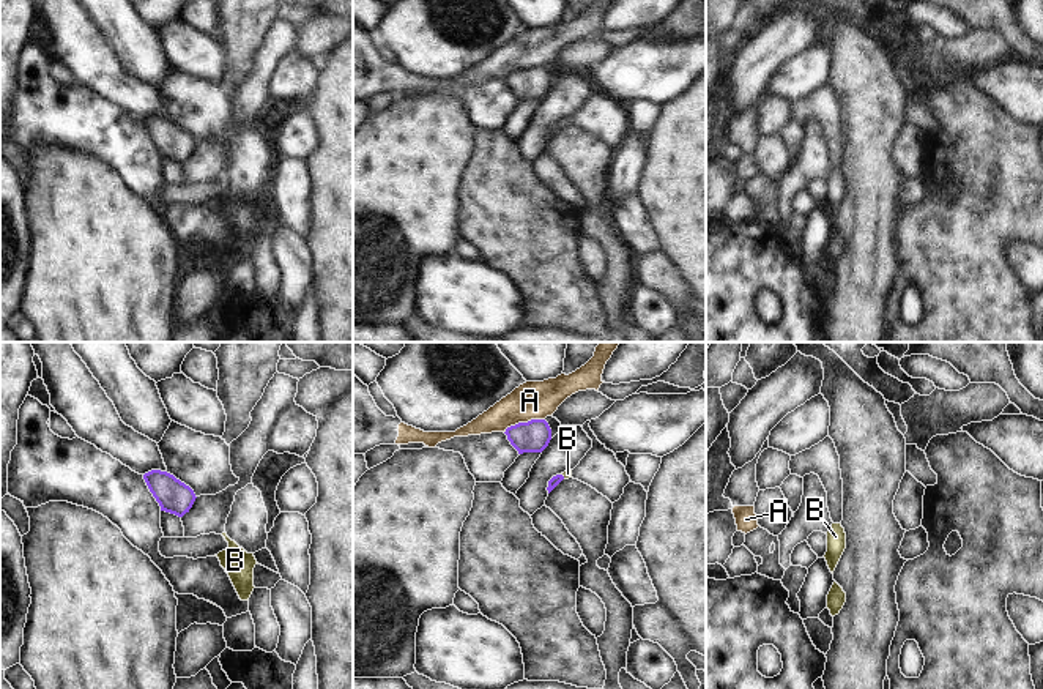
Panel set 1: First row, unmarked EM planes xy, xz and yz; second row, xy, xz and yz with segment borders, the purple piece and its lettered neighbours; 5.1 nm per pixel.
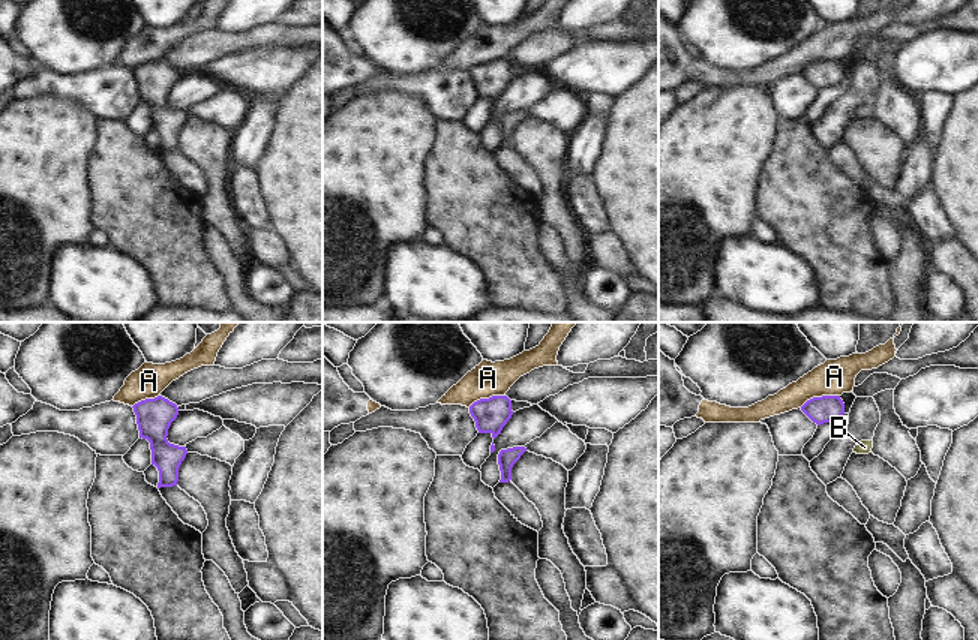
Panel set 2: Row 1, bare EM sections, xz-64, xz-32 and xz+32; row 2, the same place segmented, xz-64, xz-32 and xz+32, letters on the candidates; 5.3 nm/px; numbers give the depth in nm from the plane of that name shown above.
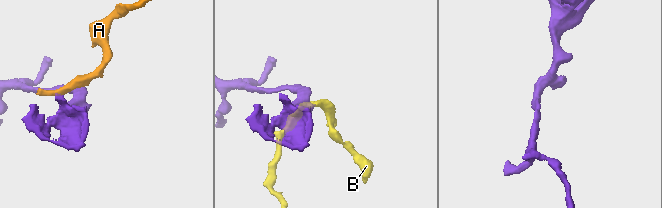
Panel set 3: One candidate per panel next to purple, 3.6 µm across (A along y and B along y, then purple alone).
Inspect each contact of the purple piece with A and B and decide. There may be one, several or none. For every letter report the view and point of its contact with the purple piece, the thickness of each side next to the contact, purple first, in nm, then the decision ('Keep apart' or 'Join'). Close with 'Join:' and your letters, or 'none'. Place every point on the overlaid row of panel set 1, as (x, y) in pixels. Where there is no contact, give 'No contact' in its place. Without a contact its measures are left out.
A: Touches purple at xz (523, 423). Thickness 160 nm (purple) against 190 nm. Keep apart
B: Touches purple at xz (563, 476). Thickness 50 nm (purple) against 40 nm. Join
Join: B

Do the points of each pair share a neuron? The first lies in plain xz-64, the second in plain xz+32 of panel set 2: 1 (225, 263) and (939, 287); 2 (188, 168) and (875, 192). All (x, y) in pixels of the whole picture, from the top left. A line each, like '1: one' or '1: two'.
1: two
2: two

